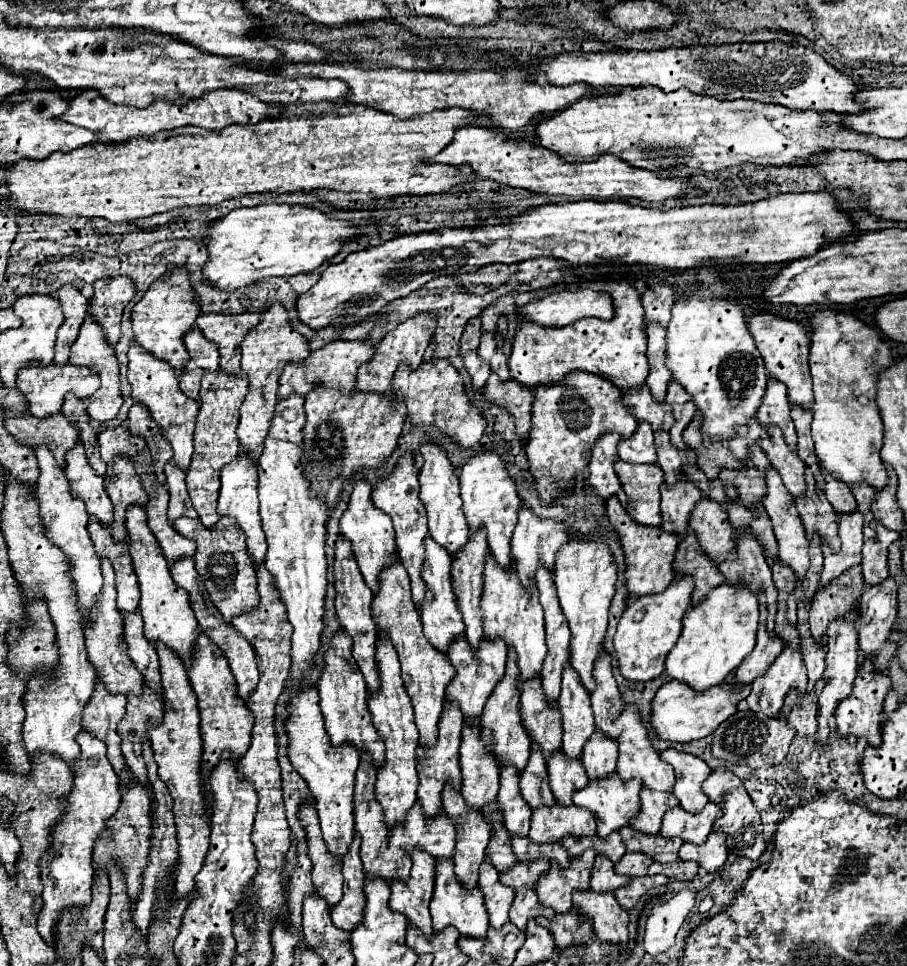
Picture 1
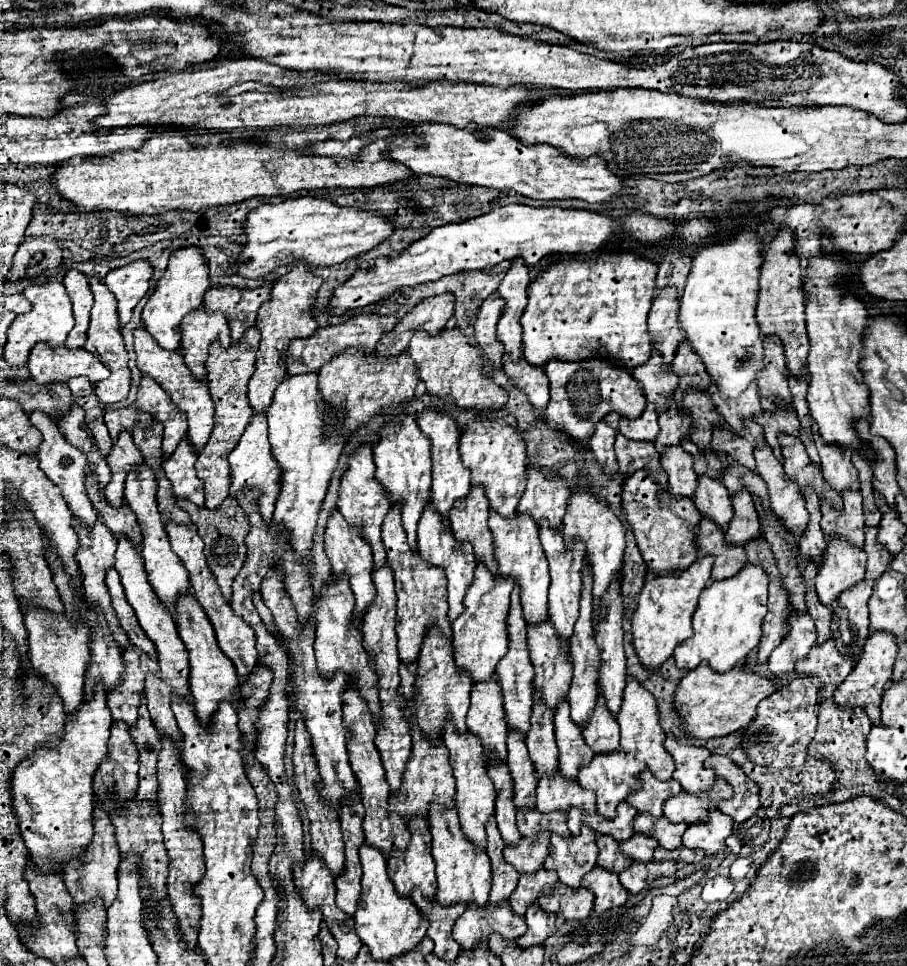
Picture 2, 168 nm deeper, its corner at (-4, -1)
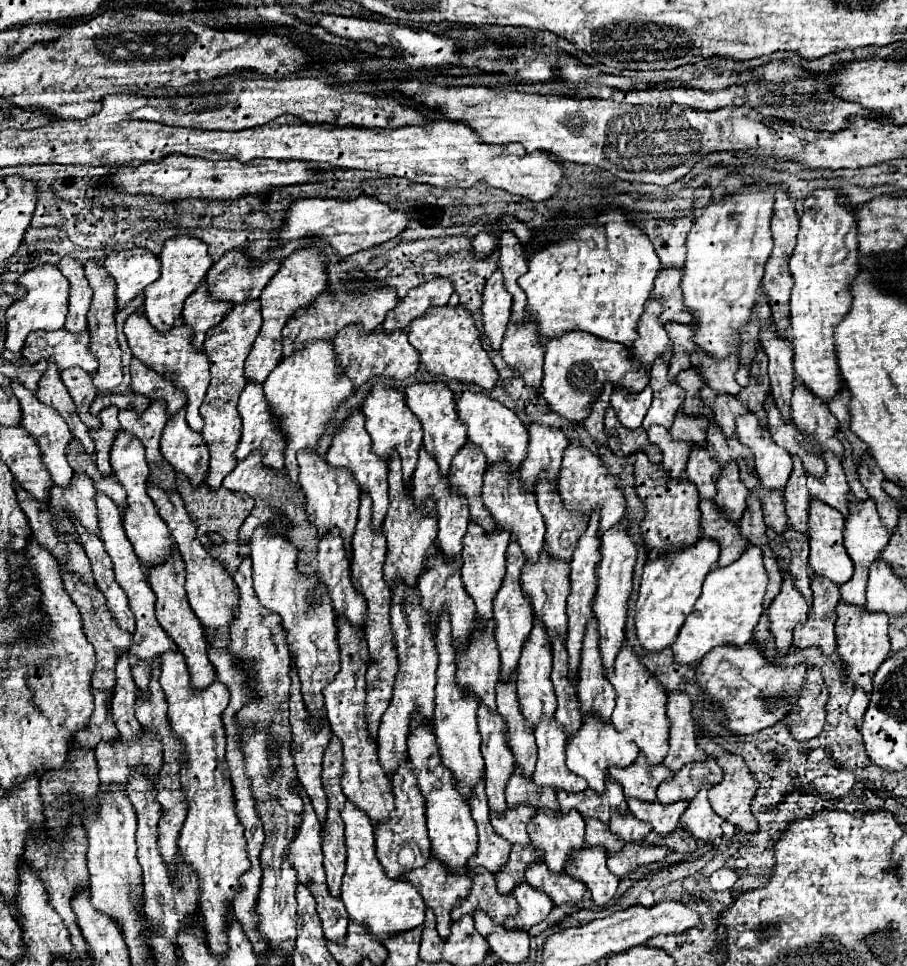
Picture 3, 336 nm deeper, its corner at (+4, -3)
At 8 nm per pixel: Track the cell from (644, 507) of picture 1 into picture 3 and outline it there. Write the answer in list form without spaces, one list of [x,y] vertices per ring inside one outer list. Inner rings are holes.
[[[610,407],[606,413],[606,435],[608,435],[608,447],[616,457],[628,457],[636,451],[642,451],[646,455],[652,455],[652,443],[648,441],[648,435],[644,429],[624,429],[620,421],[616,421],[616,413]]]

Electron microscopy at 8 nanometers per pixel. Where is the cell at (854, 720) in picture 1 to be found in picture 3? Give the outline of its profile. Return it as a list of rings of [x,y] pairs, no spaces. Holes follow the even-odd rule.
[[[838,603],[836,607],[836,639],[838,639],[838,657],[842,663],[842,673],[848,683],[860,687],[870,695],[872,677],[878,667],[890,655],[890,639],[888,639],[888,615],[886,613],[868,613],[866,609],[852,609],[852,605]]]

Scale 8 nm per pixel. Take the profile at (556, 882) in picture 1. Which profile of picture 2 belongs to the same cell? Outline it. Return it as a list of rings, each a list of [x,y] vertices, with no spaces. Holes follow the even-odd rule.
[[[584,827],[580,835],[570,835],[568,839],[560,839],[560,835],[550,835],[550,843],[552,851],[548,853],[544,867],[548,871],[554,869],[564,885],[572,889],[580,887],[582,877],[592,871],[598,859],[596,831]]]

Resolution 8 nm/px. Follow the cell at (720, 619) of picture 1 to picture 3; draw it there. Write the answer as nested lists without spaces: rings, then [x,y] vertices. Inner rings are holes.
[[[748,547],[732,565],[712,569],[706,575],[702,595],[694,605],[694,613],[686,617],[686,625],[680,629],[678,639],[672,645],[674,661],[678,665],[696,665],[714,647],[744,647],[752,639],[756,623],[762,615],[766,585],[768,575],[762,563],[762,553],[756,547]]]

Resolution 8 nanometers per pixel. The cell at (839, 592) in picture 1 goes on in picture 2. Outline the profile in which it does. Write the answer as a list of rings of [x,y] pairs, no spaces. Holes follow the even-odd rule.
[[[830,539],[816,575],[816,591],[824,605],[830,605],[844,589],[864,579],[866,553],[844,539]]]

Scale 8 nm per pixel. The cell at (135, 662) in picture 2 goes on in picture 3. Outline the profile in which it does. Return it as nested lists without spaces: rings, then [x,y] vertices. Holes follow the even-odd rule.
[[[62,573],[64,579],[64,587],[68,591],[68,595],[72,597],[74,605],[78,607],[82,621],[84,621],[84,633],[88,633],[88,641],[92,641],[92,647],[96,649],[96,677],[92,677],[92,687],[98,691],[114,691],[116,687],[116,663],[122,651],[130,651],[132,647],[132,635],[124,633],[114,621],[112,615],[108,613],[104,595],[96,589],[96,587],[86,587],[78,575],[72,573]]]

